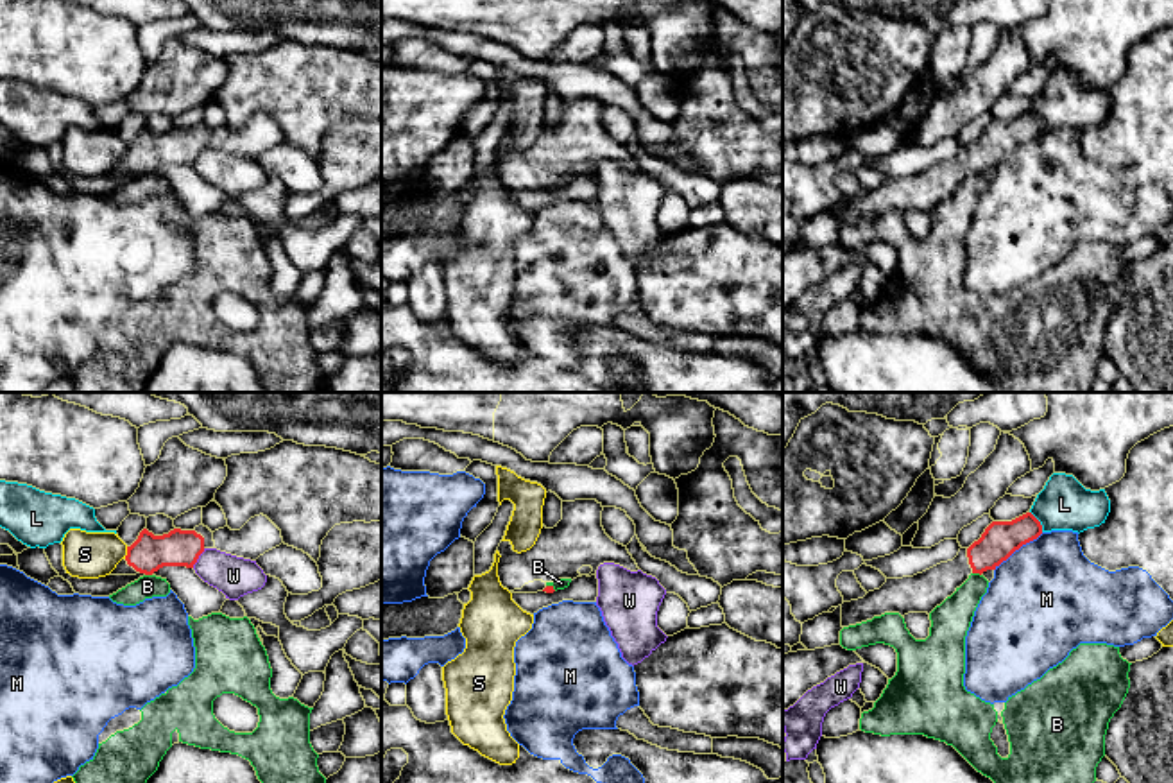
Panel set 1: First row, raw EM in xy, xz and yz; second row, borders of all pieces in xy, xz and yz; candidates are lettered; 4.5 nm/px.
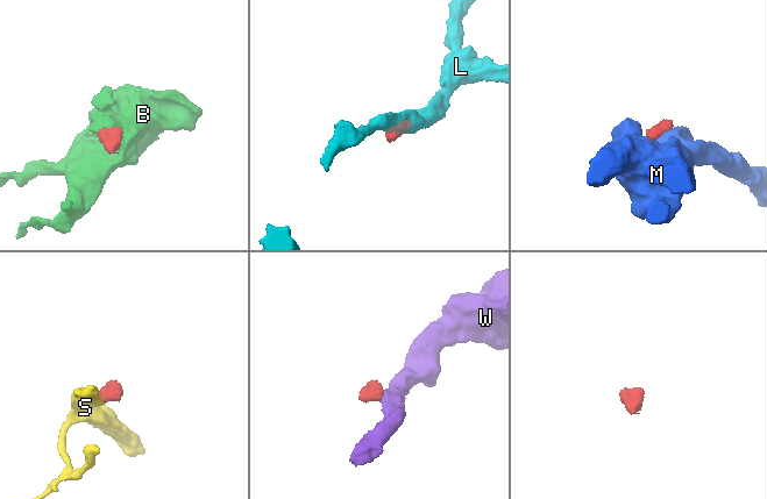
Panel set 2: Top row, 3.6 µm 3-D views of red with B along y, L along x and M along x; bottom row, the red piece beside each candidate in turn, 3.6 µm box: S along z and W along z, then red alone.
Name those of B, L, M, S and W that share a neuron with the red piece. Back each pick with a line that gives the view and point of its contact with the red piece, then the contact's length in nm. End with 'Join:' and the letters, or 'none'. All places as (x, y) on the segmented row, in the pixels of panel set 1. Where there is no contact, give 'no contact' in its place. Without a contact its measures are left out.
Join: none

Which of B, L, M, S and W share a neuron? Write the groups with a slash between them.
B / L / M / S / W

